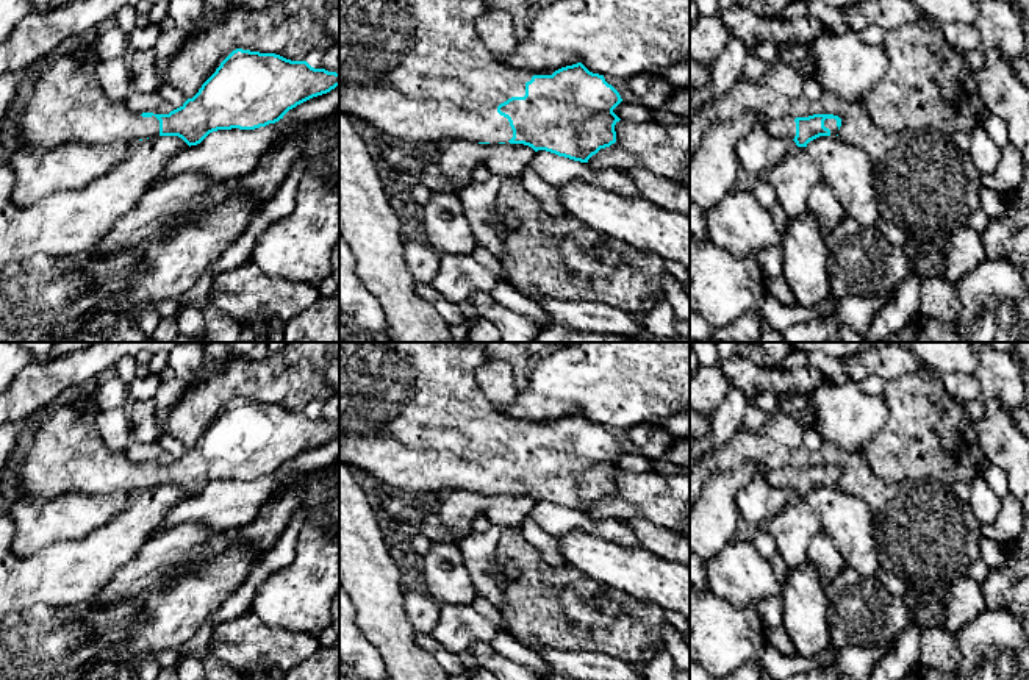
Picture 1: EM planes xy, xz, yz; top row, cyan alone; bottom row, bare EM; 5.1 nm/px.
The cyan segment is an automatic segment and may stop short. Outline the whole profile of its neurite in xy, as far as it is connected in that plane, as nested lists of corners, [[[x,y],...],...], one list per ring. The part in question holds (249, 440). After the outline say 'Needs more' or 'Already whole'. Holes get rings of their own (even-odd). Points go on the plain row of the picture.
[[[92,397],[80,405],[61,406],[47,416],[36,431],[30,453],[17,469],[22,497],[52,499],[64,492],[108,494],[113,491],[134,496],[156,486],[178,486],[191,497],[217,480],[255,480],[275,474],[297,455],[339,436],[339,424],[314,419],[307,411],[236,399],[180,458],[169,464],[141,464],[130,461],[125,453],[106,449],[95,430],[99,413]]]. Needs more

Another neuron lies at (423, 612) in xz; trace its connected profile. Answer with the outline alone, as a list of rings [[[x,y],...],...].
[[[422,586],[405,589],[407,617],[416,633],[432,633],[439,621],[443,605],[435,600]]]

